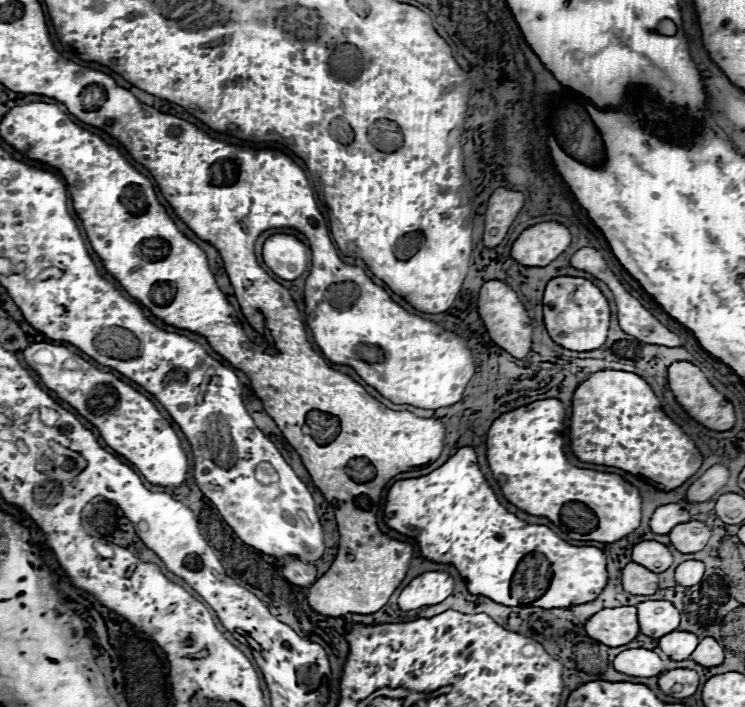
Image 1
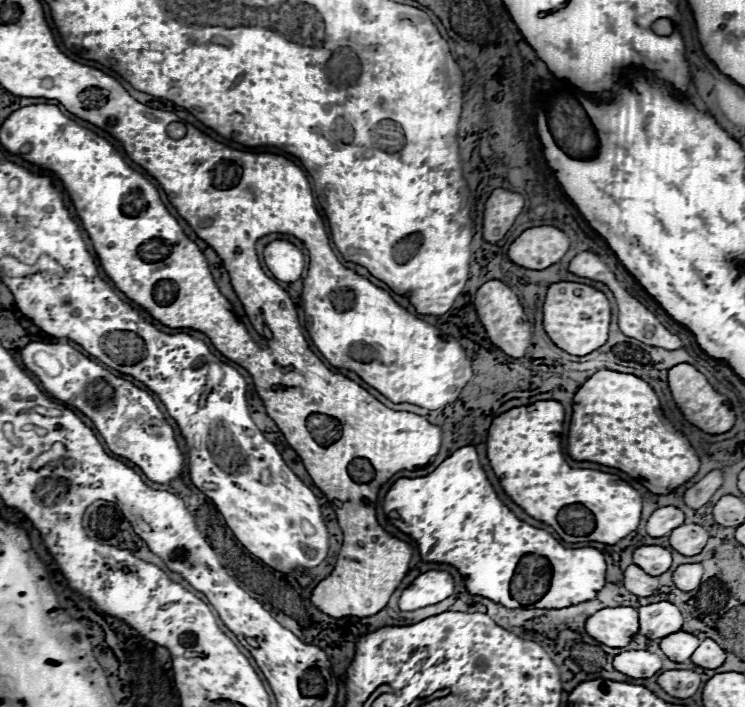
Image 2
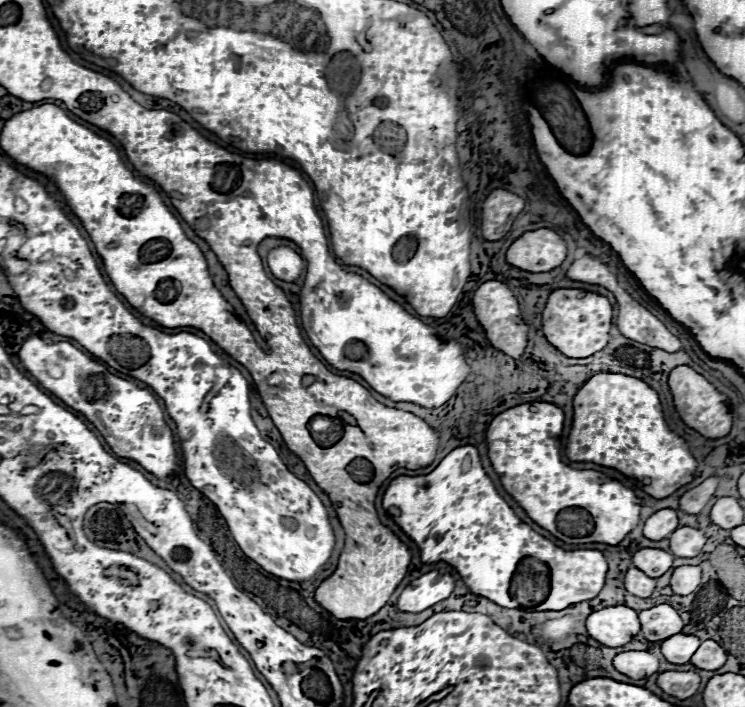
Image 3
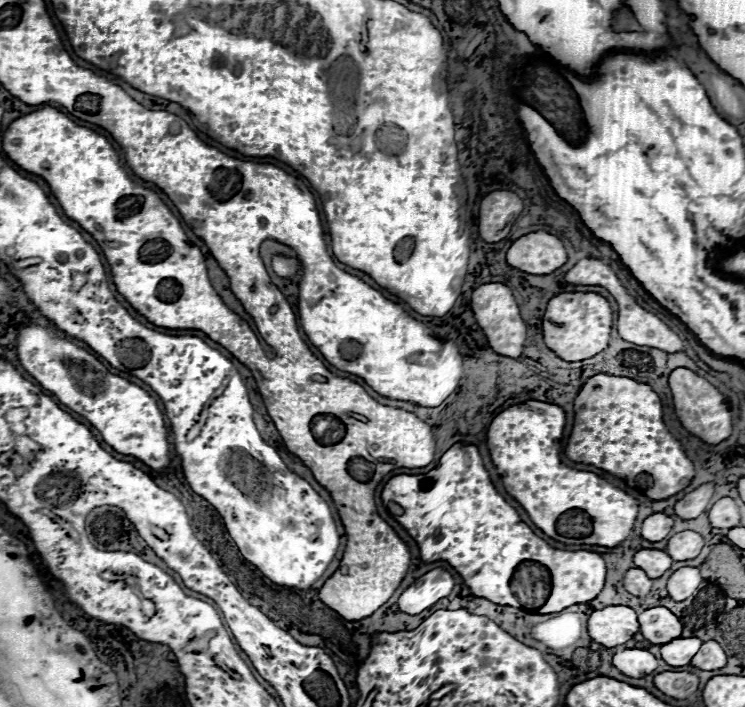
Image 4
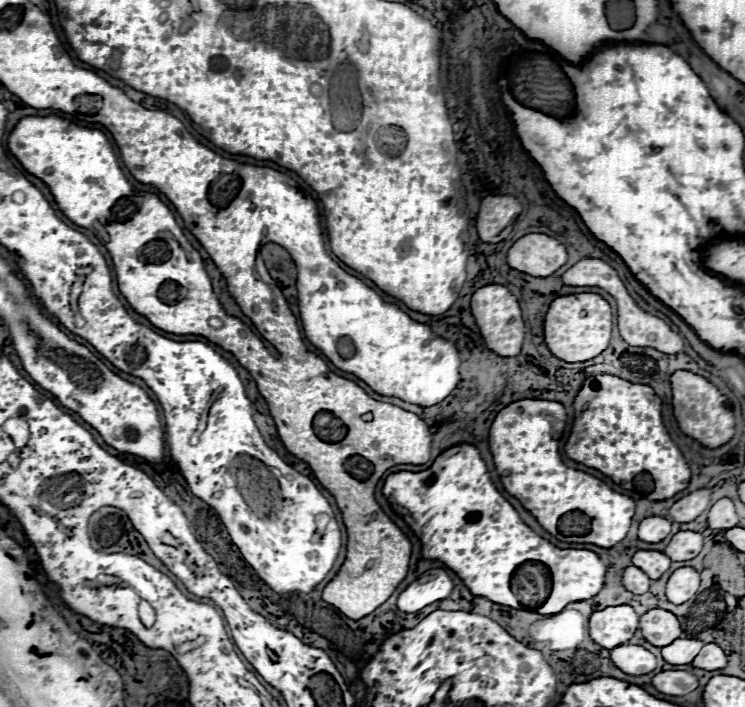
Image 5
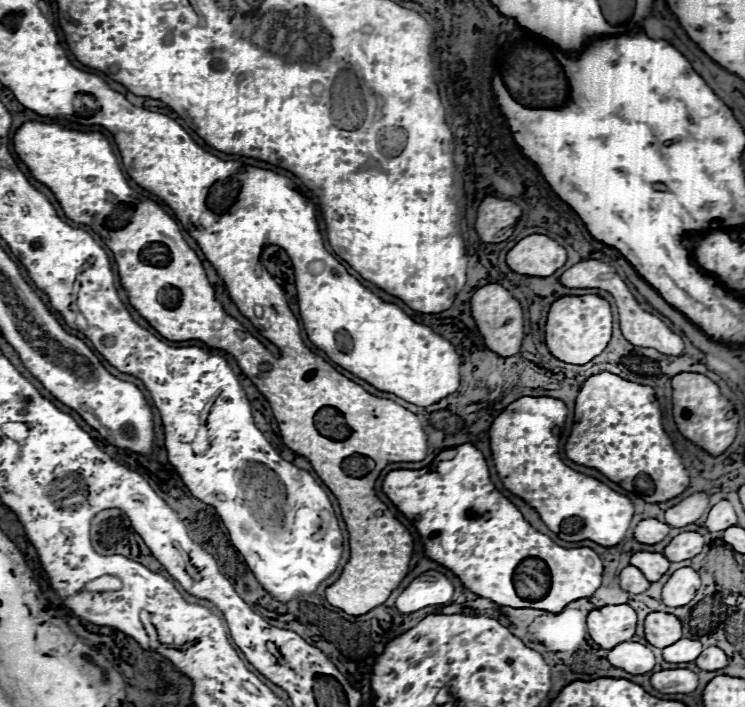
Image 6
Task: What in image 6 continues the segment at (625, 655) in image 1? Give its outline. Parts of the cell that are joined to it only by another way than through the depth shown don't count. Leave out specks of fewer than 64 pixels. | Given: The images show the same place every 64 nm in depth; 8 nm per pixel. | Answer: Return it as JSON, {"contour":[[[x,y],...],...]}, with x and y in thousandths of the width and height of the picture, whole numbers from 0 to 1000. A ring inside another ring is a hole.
{"contour":[[[832,908],[816,922],[816,936],[846,953],[867,953],[878,945],[878,925],[870,914],[859,908]]]}

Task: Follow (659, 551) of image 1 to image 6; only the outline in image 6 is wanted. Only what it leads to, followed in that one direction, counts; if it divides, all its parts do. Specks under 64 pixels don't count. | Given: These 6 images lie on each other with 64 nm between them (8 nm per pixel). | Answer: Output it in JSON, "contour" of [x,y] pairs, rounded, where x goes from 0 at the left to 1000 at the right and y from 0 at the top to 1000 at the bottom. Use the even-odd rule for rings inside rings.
{"contour":[[[854,781],[848,784],[846,798],[859,803],[859,809],[864,809],[872,823],[883,823],[897,806],[897,792],[881,781]]]}

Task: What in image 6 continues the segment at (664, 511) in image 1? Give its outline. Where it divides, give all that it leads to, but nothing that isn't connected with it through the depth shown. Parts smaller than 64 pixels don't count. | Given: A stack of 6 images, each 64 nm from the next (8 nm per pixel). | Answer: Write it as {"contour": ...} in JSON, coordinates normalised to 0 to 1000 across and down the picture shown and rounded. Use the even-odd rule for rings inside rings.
{"contour":[[[870,733],[856,738],[856,744],[851,747],[851,761],[862,769],[883,769],[886,764],[894,761],[894,755],[899,752],[899,744],[881,736],[881,733]]]}

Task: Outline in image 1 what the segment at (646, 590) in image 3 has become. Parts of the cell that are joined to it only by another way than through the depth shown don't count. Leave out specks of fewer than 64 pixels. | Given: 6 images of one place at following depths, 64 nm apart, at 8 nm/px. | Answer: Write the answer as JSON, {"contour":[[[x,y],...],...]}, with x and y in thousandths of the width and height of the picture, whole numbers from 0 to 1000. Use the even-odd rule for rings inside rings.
{"contour":[[[846,795],[838,806],[835,806],[835,818],[838,818],[838,835],[851,840],[851,843],[872,843],[883,835],[883,812],[867,806],[864,801]]]}

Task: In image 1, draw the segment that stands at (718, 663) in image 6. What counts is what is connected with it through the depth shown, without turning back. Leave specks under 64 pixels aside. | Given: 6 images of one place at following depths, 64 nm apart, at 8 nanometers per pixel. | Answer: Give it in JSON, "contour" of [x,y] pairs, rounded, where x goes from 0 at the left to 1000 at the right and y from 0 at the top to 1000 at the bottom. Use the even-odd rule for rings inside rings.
{"contour":[[[945,902],[940,905],[937,917],[929,922],[926,931],[945,945],[966,942],[972,936],[972,917],[958,902]]]}

